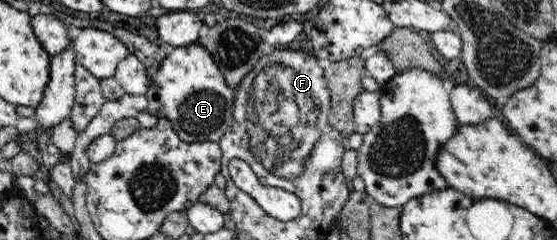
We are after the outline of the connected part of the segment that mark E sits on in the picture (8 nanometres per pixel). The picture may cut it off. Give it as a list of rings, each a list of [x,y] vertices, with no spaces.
[[[197,42],[187,47],[173,48],[161,61],[158,71],[151,75],[145,96],[148,102],[146,111],[158,120],[168,119],[172,124],[172,130],[176,132],[180,140],[186,143],[218,142],[223,133],[226,133],[228,127],[232,125],[234,89],[227,84],[212,54]]]

